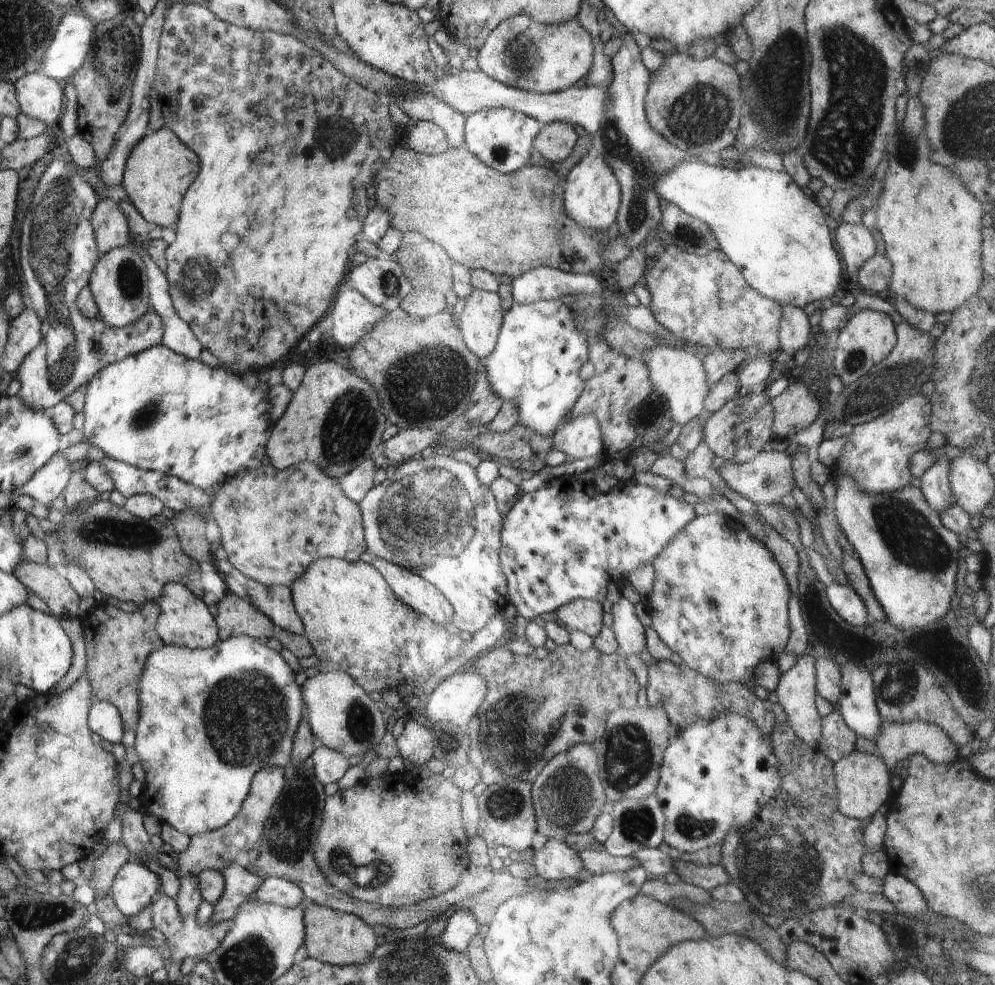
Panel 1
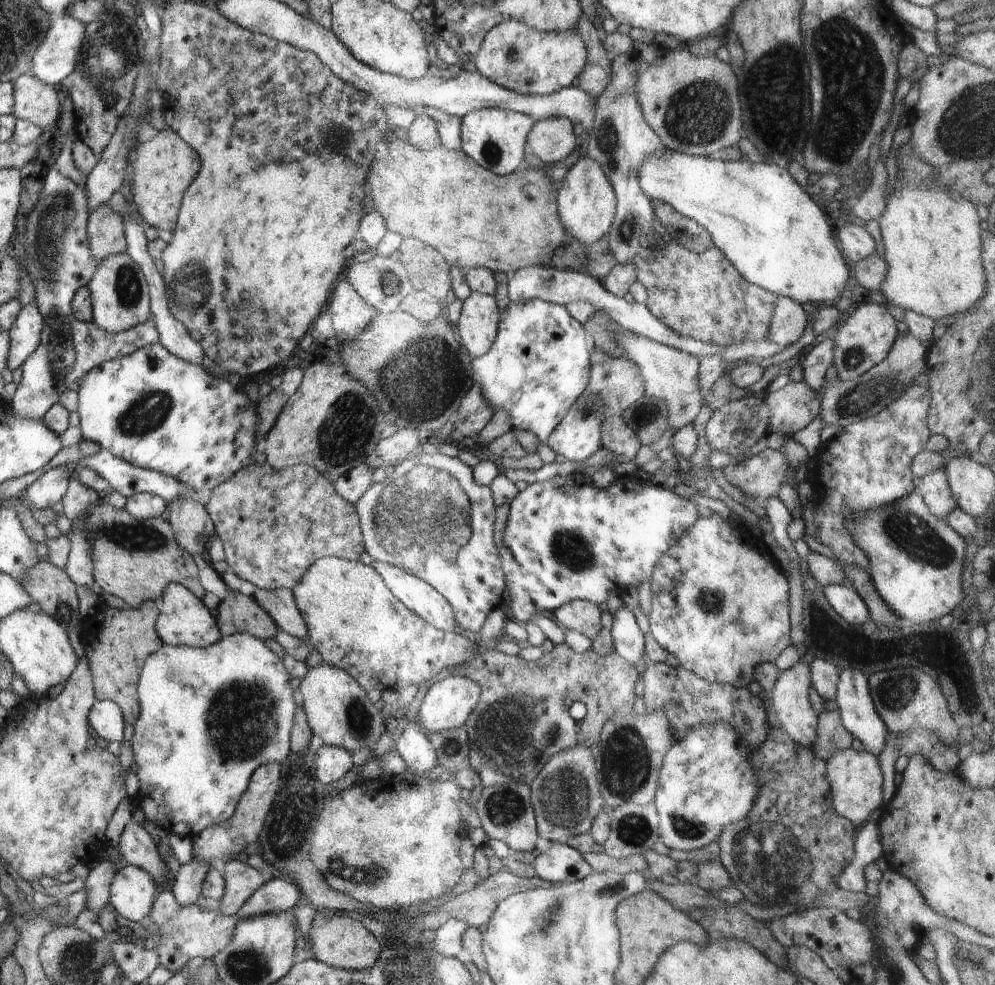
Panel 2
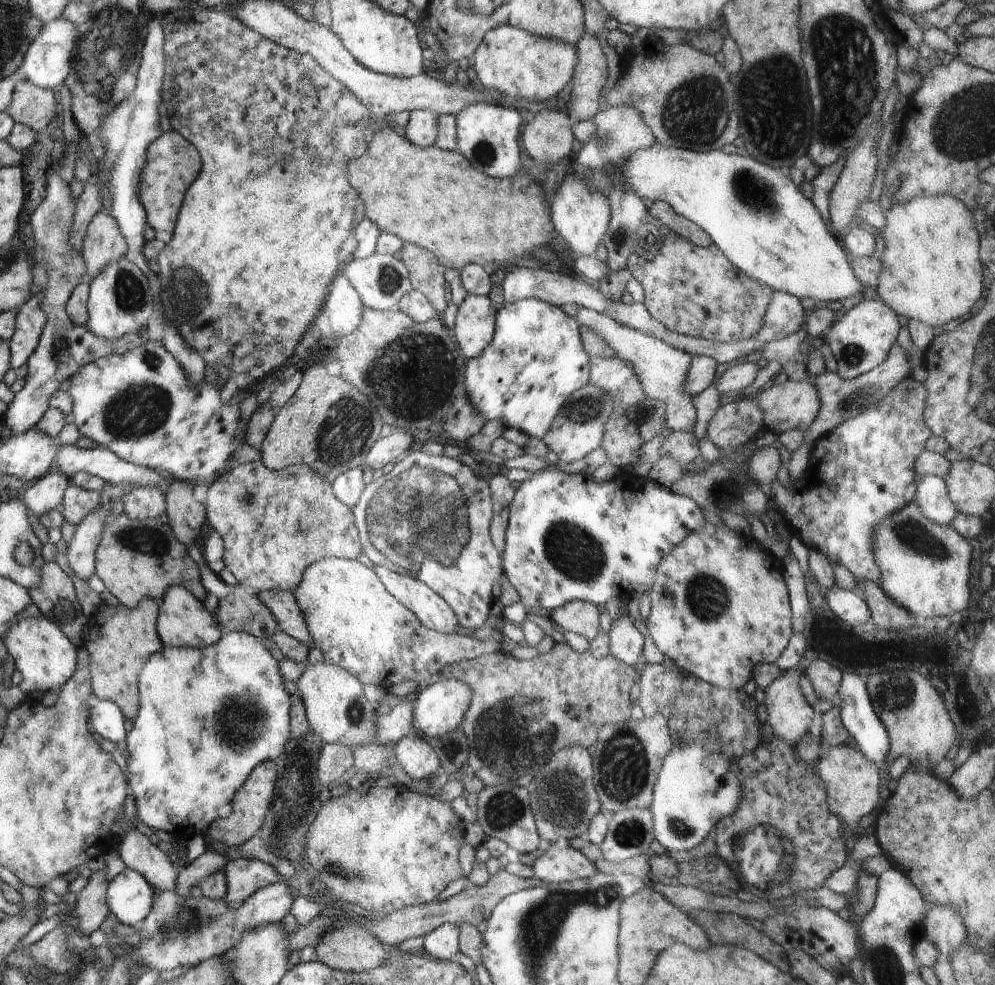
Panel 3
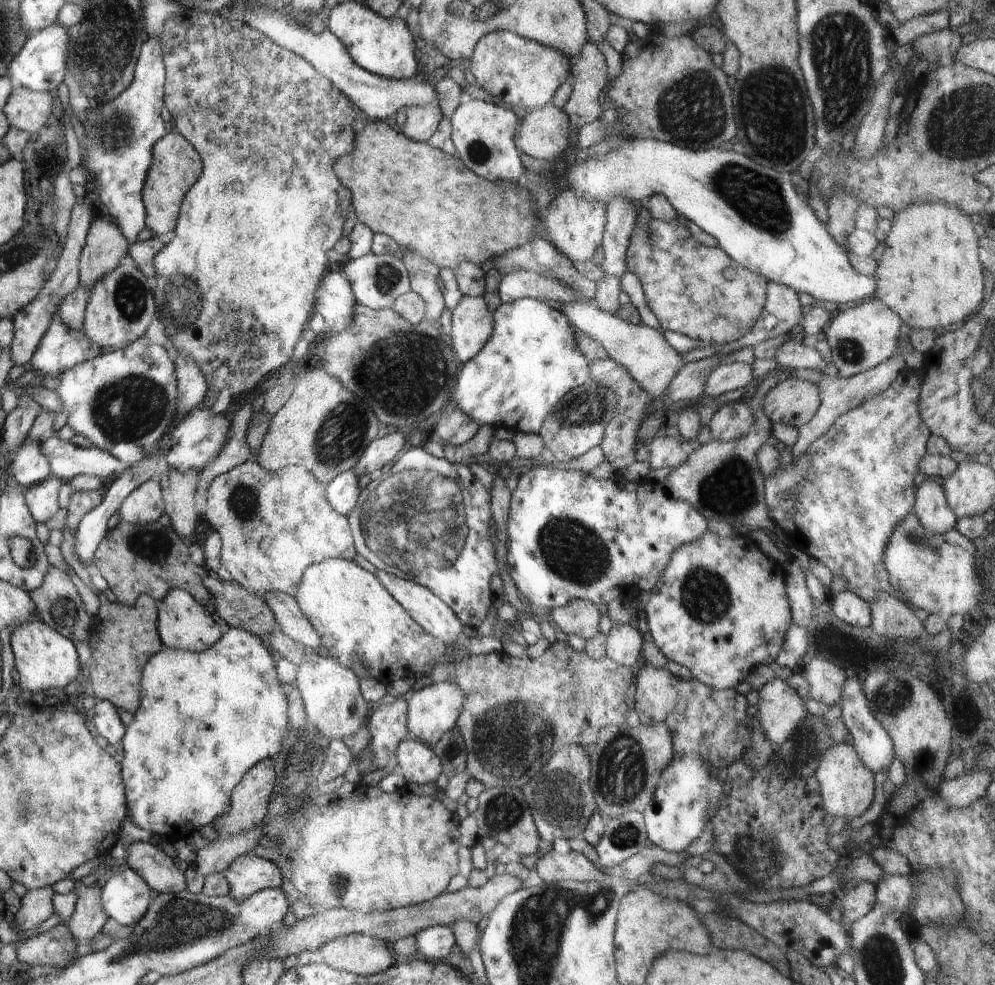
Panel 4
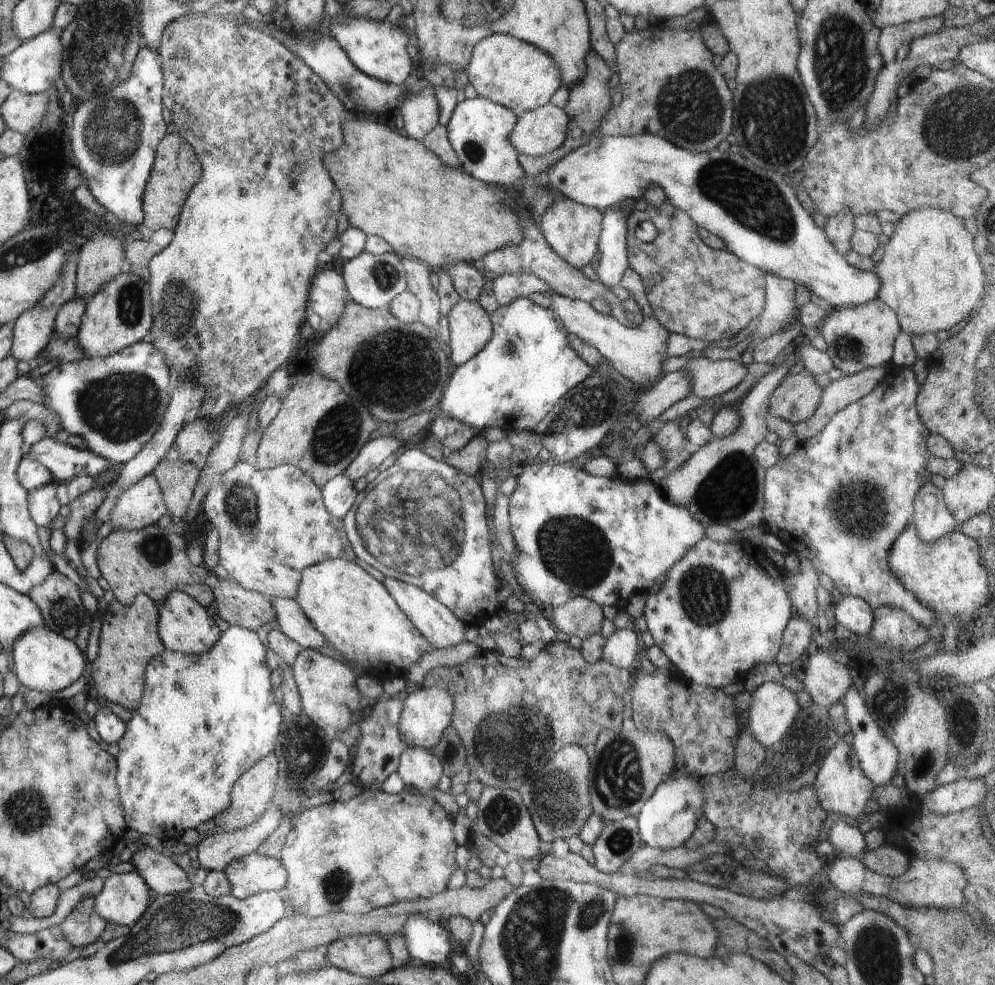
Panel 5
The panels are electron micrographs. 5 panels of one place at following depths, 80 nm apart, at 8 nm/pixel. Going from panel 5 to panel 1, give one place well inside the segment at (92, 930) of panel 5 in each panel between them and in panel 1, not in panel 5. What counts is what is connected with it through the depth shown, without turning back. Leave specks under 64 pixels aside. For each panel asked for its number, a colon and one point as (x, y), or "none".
1: (116, 855)
2: (98, 882)
3: (91, 907)
4: (88, 918)

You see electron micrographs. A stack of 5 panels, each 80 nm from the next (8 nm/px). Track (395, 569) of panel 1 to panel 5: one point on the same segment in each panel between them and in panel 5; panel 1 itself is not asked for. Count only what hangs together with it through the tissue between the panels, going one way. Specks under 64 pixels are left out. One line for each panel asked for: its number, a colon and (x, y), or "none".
2: (416, 594)
3: (432, 611)
4: (436, 618)
5: (439, 625)

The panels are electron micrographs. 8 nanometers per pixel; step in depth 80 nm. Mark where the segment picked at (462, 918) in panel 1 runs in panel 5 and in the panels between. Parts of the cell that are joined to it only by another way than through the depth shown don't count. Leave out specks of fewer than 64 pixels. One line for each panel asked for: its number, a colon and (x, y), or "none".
2: (448, 941)
3: (443, 942)
4: (434, 944)
5: (428, 943)

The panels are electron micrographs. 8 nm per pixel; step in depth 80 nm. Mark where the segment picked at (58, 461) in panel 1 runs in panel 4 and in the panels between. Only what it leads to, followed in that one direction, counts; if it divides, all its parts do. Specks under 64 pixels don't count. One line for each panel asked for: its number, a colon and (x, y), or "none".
2: (44, 492)
3: (43, 495)
4: (42, 499)

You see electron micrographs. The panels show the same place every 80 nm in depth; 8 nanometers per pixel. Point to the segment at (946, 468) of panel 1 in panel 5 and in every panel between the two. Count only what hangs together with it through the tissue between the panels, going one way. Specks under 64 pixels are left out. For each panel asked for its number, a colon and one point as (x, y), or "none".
2: (935, 489)
3: (932, 495)
4: (931, 506)
5: (931, 518)

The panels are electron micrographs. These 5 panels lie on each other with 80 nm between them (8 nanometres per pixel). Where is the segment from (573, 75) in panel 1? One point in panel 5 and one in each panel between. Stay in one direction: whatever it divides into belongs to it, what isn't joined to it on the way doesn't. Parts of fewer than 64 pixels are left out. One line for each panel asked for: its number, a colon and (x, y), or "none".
2: (518, 57)
3: (521, 65)
4: (524, 73)
5: (509, 72)

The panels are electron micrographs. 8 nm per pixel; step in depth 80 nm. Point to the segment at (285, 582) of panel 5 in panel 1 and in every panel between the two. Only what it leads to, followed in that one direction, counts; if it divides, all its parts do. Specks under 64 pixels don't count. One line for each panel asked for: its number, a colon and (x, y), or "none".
1: (274, 523)
2: (270, 541)
3: (273, 524)
4: (272, 525)

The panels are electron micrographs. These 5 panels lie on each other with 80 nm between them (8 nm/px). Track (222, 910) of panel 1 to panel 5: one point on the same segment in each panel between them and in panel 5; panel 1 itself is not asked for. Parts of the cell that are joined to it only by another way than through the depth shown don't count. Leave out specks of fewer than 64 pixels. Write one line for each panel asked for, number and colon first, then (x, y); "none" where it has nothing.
2: (241, 881)
3: (244, 877)
4: (248, 873)
5: (254, 873)

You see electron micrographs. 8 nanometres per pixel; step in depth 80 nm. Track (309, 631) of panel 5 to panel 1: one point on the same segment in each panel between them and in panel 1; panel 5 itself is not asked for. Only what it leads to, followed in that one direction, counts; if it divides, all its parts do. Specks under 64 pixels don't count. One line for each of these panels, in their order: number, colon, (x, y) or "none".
1: (276, 602)
2: (279, 603)
3: (283, 603)
4: (293, 623)

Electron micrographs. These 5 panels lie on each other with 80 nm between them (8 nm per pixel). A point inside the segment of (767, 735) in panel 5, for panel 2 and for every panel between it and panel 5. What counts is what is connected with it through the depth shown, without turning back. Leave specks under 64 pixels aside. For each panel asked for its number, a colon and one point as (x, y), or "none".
2: (790, 695)
3: (789, 713)
4: (781, 710)

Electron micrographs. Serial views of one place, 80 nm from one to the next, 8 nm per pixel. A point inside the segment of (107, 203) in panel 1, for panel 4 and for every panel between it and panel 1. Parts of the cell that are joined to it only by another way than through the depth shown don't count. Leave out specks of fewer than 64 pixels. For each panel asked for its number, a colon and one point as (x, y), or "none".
2: (107, 233)
3: (103, 244)
4: (104, 248)

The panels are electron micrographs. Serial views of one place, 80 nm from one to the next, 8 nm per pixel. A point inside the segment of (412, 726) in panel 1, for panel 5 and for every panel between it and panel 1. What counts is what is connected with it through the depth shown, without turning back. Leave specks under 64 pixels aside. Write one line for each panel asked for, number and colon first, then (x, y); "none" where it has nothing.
2: (414, 746)
3: (415, 754)
4: (419, 764)
5: (419, 768)

